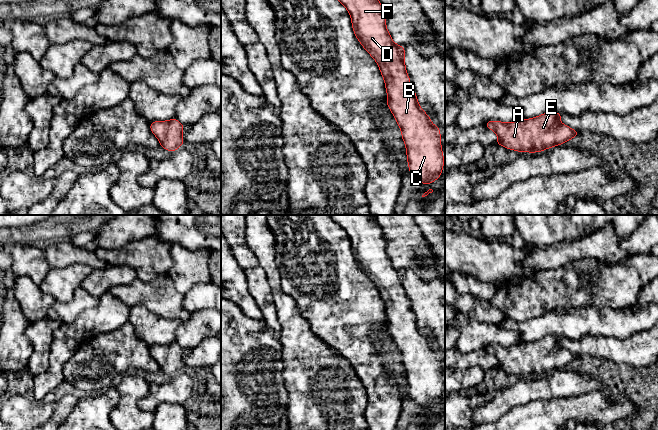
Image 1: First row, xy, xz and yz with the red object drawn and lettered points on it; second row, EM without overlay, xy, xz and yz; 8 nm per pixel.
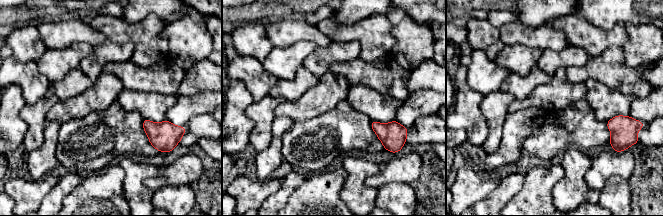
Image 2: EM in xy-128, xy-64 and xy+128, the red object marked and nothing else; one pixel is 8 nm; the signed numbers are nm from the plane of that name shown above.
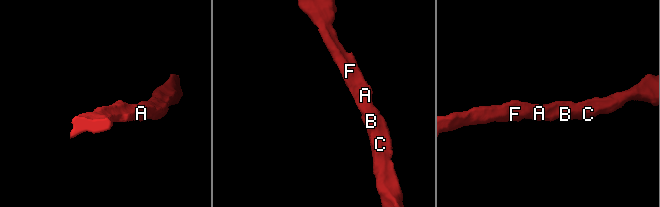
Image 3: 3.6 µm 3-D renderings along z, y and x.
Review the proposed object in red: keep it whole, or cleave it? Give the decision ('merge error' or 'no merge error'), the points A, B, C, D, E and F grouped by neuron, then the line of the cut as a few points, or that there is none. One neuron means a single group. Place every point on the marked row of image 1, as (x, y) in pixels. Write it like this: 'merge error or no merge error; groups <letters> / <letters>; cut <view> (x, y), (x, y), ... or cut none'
no merge error; groups A B C D E F; cut none

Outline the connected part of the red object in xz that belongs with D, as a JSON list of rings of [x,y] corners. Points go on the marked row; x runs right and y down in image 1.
[[[339,0],[339,2],[346,7],[351,16],[353,31],[358,41],[377,62],[383,75],[387,90],[386,104],[401,129],[410,174],[423,184],[434,182],[442,175],[444,165],[440,130],[431,123],[430,116],[422,110],[417,101],[416,92],[405,70],[405,48],[393,42],[386,28],[386,18],[379,0]]]

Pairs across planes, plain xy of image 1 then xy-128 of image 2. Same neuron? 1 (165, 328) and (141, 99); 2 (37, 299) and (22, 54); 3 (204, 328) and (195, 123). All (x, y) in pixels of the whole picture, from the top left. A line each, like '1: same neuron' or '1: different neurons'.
1: same neuron
2: different neurons
3: different neurons

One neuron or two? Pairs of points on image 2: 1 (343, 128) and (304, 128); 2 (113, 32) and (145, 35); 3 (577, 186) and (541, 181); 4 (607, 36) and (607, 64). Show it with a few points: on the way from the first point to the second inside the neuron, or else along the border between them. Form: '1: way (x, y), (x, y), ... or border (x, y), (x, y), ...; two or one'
1: way (333, 129), (314, 129); one
2: way (121, 32), (137, 33); one
3: border (561, 164), (563, 176), (551, 192), (554, 205); two
4: border (621, 45), (612, 45), (599, 54), (590, 57); two

